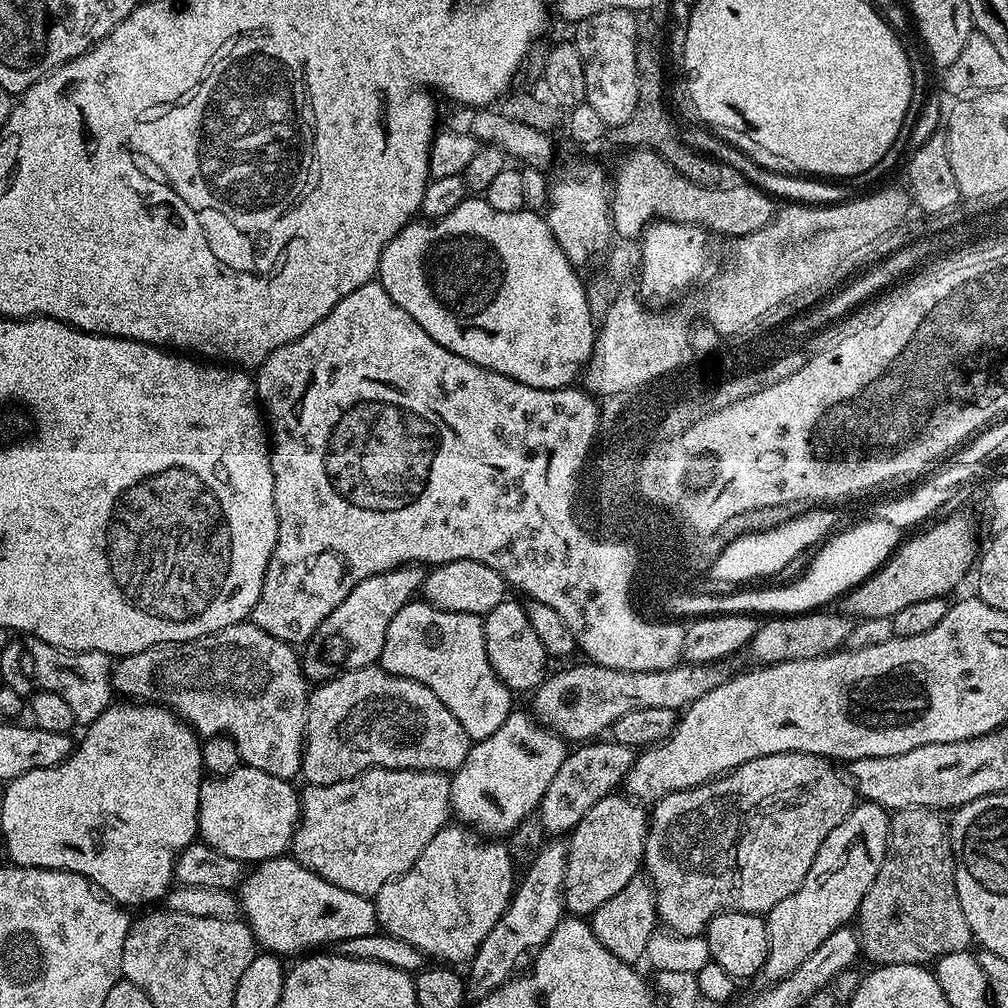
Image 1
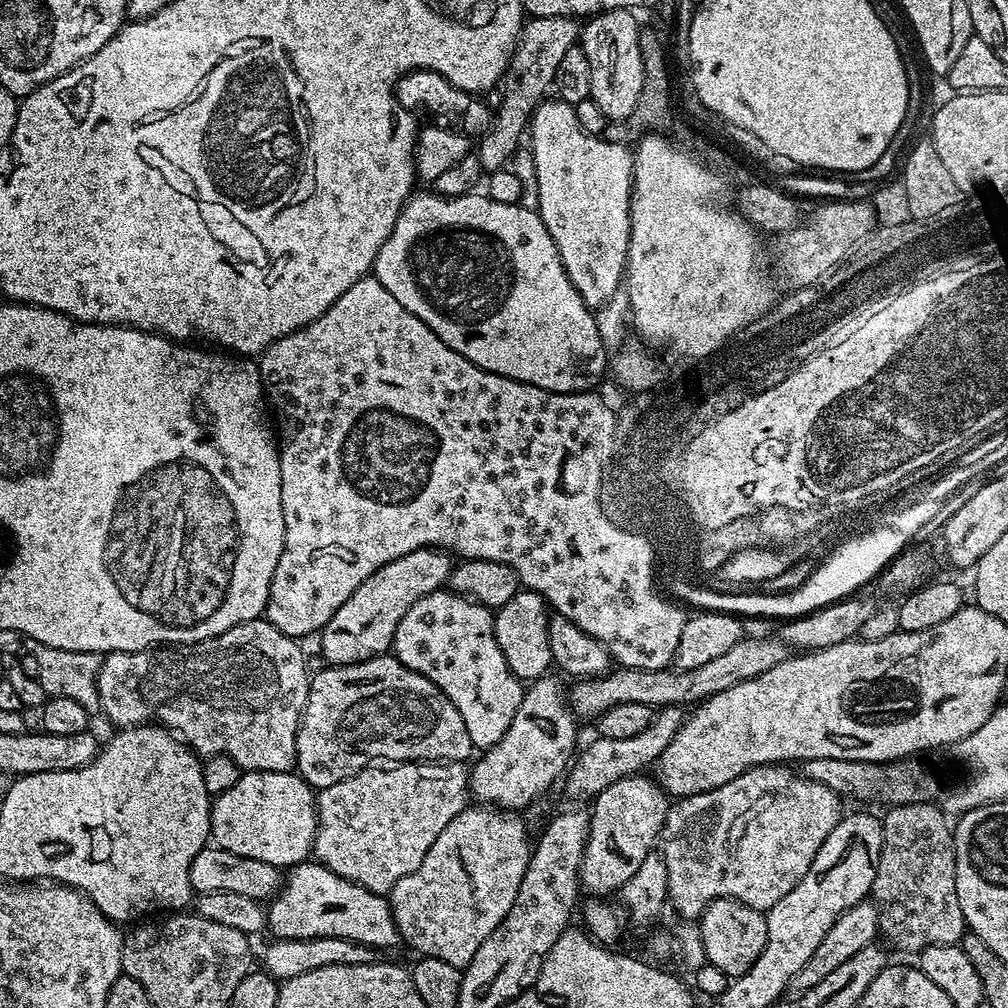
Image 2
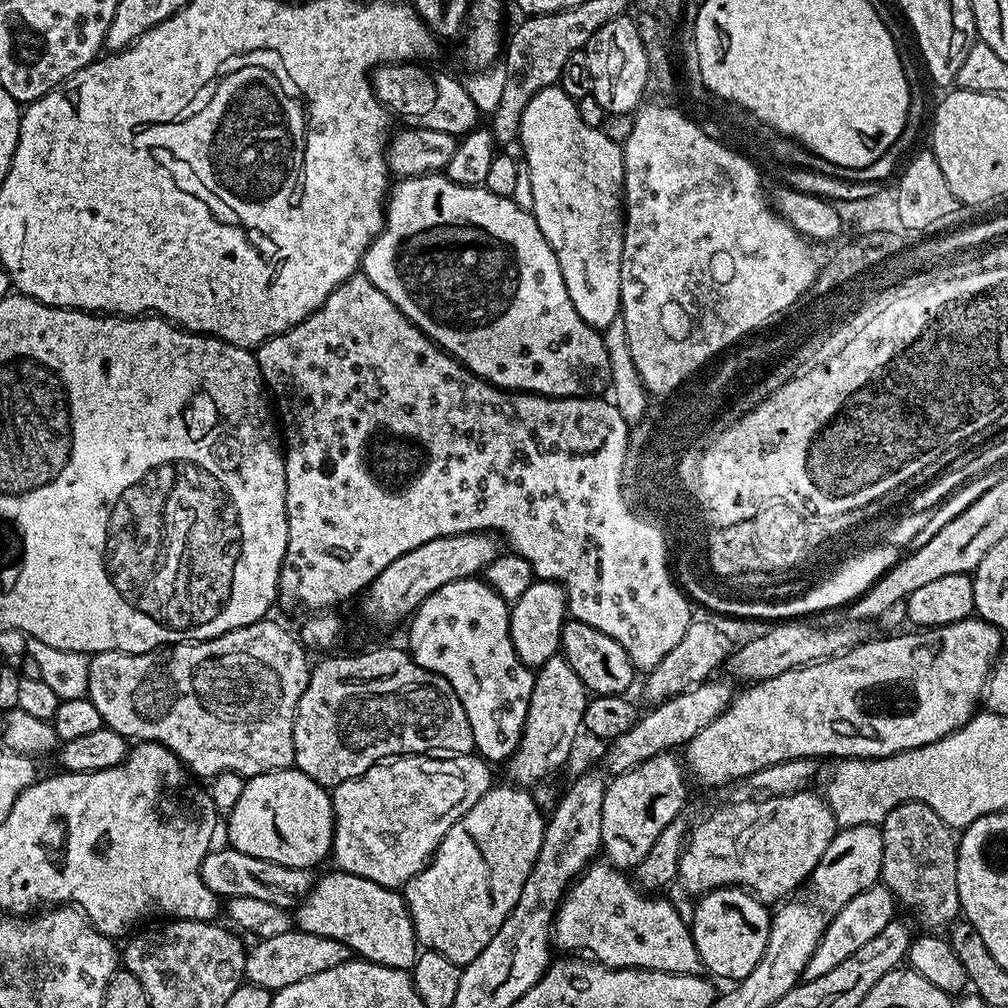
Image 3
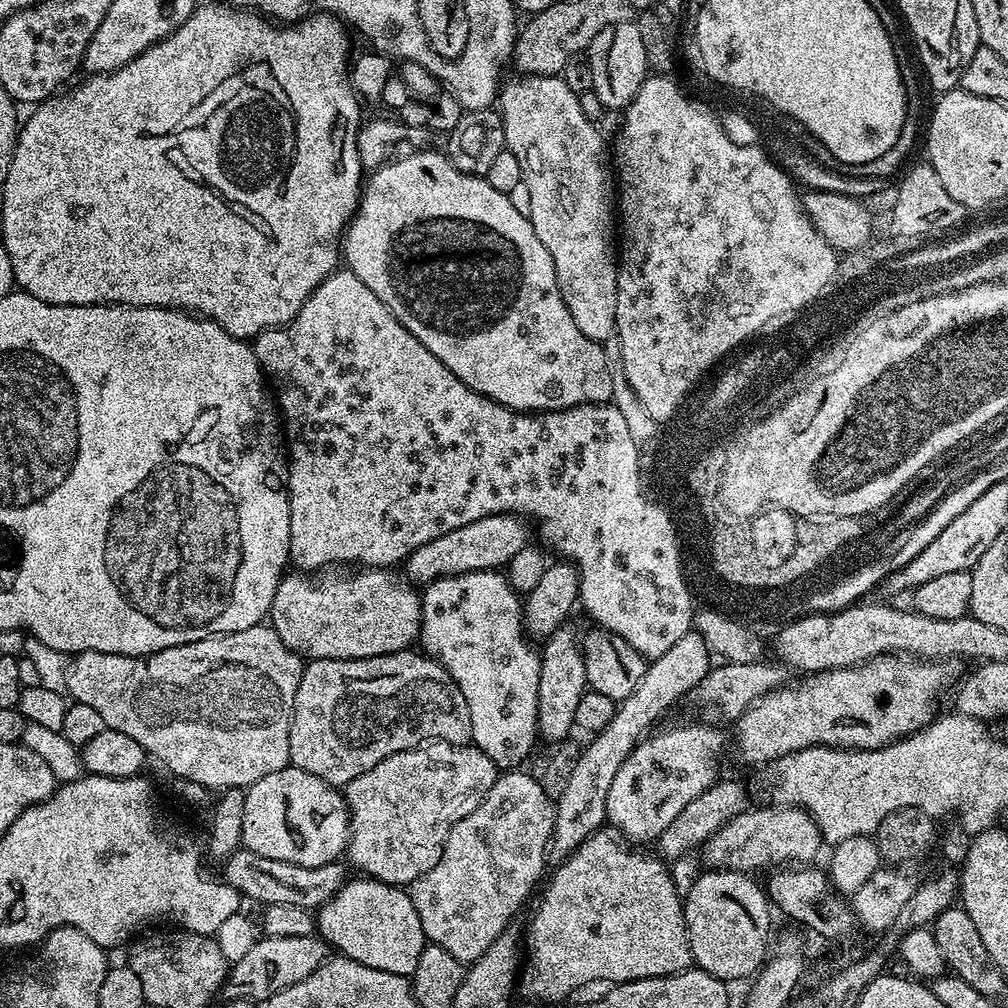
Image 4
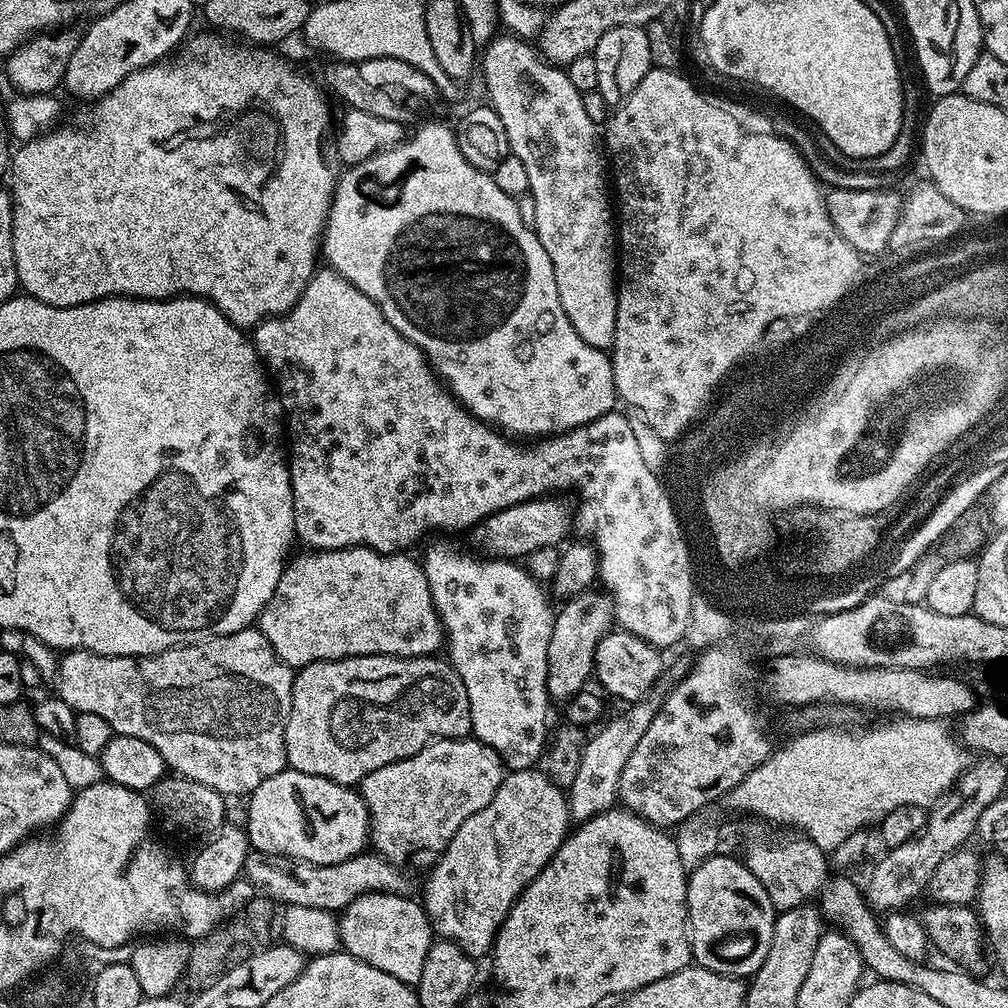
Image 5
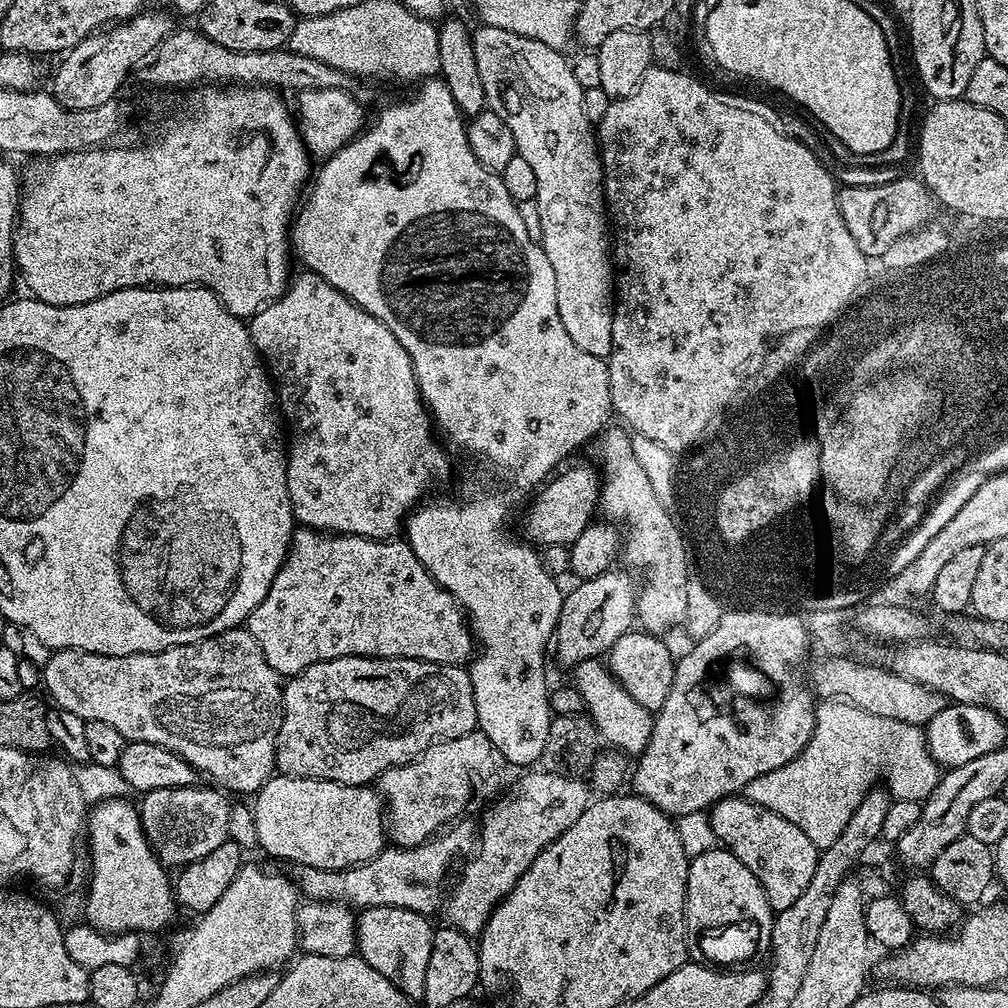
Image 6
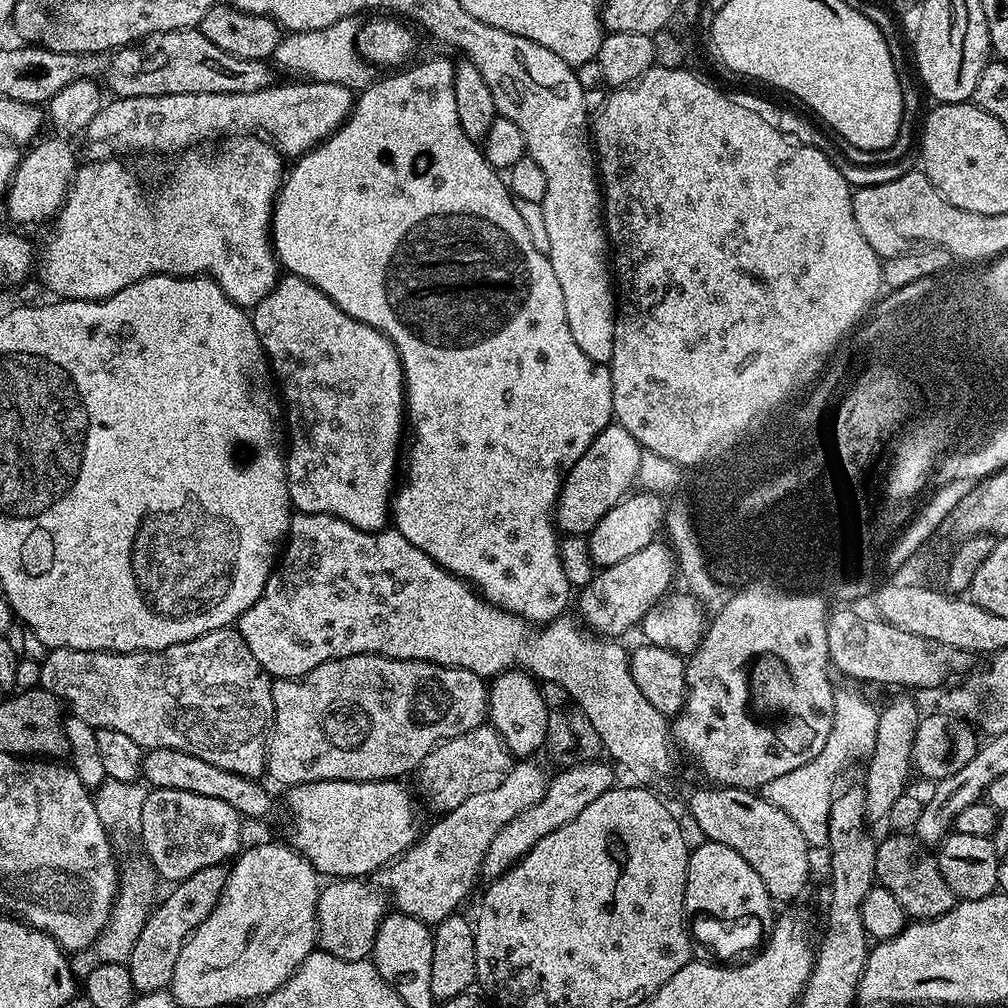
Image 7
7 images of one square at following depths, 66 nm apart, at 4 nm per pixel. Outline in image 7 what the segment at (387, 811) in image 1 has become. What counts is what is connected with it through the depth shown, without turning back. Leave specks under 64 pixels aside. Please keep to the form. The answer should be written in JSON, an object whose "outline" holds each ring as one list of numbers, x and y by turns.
{"outline":[[491,723,480,724,474,730,466,730,466,734,445,740,421,762,418,777,424,800,436,814,454,810,474,794,482,794,482,790,494,790,494,786,506,778,513,763,512,753]]}

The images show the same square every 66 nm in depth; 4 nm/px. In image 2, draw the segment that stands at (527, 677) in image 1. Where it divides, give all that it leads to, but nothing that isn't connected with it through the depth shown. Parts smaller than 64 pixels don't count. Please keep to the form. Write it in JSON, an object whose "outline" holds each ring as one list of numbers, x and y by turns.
{"outline":[[521,590,506,602,506,606,495,609,494,634,498,638,498,650,502,650,502,658,506,658,506,666,513,676,522,682,539,680,549,675,553,667,550,654,550,638,548,637,548,618,550,609,544,599,536,592]]}

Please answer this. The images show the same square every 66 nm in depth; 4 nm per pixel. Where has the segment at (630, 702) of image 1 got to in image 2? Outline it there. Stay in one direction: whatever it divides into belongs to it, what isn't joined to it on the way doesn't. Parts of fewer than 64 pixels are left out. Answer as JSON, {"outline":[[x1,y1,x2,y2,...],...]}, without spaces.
{"outline":[[741,638,722,658,714,658,706,662,706,666,698,666,689,672,661,669,634,669,617,667,599,678,580,678,570,688,570,707,577,717,595,718,622,702,642,702,642,706,659,710,665,706,699,705,722,690,730,690,730,686,738,686,738,682,746,682,758,674,766,674,770,666,778,666,778,662,788,659,789,649,779,639,748,640]]}

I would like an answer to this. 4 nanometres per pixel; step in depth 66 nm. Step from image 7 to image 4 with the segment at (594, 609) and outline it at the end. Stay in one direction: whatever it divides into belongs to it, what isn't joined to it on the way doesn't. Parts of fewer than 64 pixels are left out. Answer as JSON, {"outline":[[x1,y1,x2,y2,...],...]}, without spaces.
{"outline":[[571,626,554,630,543,643,540,652,540,677,538,678,538,736,541,741,549,740,552,746,567,741,567,736,574,732,576,719,574,710,582,702,588,688,584,653,578,632]]}

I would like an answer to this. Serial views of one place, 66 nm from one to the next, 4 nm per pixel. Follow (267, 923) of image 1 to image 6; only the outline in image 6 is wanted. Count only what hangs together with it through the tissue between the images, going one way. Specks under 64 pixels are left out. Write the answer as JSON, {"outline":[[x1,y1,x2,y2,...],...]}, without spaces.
{"outline":[[374,906,363,909,356,918,356,947,359,955,382,978,390,978,398,990,413,1002,424,999,426,990,426,962,430,962,433,921,414,910,394,906]]}

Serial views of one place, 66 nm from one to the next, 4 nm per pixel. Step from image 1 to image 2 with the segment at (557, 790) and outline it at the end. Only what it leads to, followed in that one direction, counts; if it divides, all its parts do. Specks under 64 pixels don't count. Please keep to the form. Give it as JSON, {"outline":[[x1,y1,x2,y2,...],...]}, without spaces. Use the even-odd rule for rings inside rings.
{"outline":[[665,706,653,715,650,726,642,730,642,734,634,734,634,738,596,738,593,744,588,744,579,749,574,763,567,769,568,792,576,802,584,802,595,798,599,792,606,790,614,782,627,776,635,776,651,769,656,759,670,746,674,734,684,725,686,712,680,706],[584,748,584,749,583,749],[580,756,580,757,579,757],[576,764,576,765,575,765],[648,768,648,769,644,769],[588,796,588,797,587,797]]}

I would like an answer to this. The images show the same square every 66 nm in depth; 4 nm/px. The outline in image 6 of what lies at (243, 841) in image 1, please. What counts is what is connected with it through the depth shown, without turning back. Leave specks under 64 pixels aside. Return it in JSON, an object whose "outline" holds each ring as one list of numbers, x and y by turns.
{"outline":[[273,774,255,793,254,800,256,809,252,812,252,820,256,823,257,842,270,855,289,860,292,866,305,864,318,870,353,868,374,858,374,854,386,847,386,809,375,787]]}

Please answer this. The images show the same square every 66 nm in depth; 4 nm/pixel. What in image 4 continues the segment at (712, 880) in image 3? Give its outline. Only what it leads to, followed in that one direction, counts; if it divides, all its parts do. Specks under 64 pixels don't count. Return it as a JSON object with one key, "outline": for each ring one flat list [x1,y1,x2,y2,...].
{"outline":[[771,806,772,808,753,807,747,812,738,814,729,824,723,824,719,832,715,832,709,838,707,844,703,845,705,865,713,869,724,869,730,872,743,872,745,874,755,873,755,868,768,868,776,870,781,866,804,866,820,852,822,837,820,828,816,824,816,819,803,808,793,808,791,806]]}

